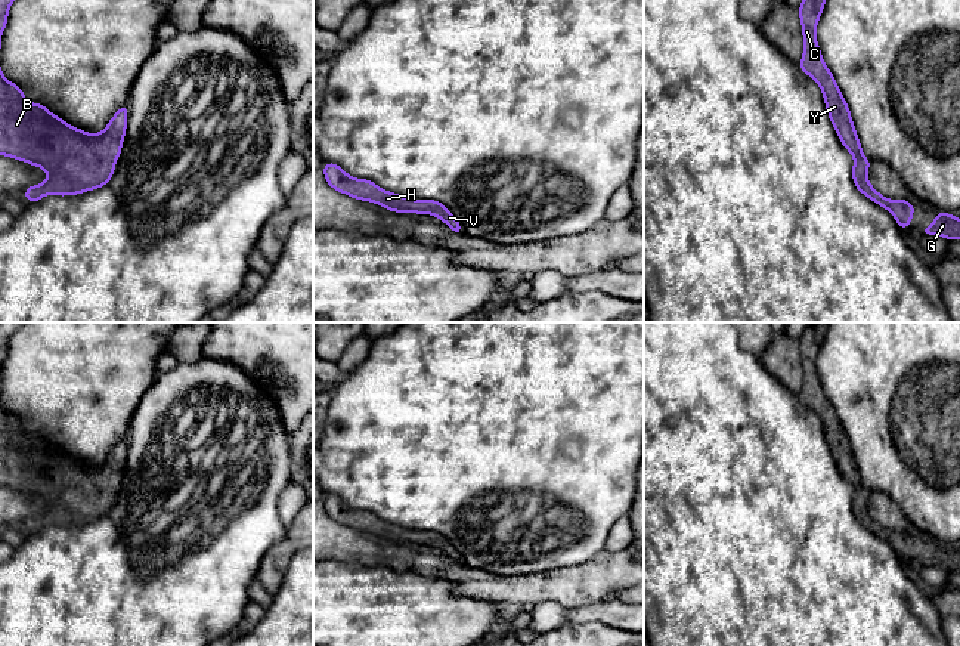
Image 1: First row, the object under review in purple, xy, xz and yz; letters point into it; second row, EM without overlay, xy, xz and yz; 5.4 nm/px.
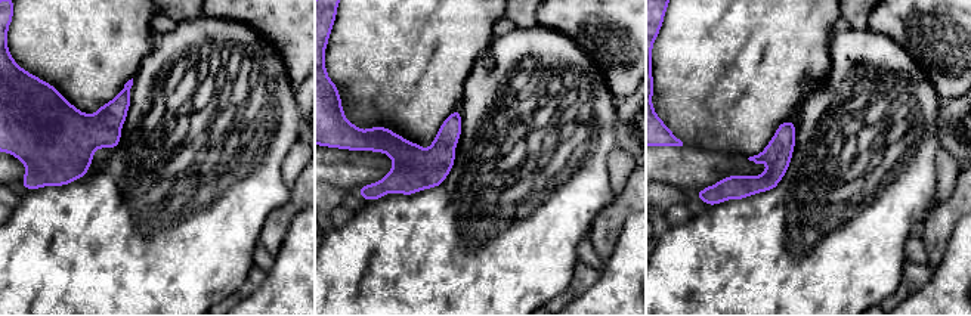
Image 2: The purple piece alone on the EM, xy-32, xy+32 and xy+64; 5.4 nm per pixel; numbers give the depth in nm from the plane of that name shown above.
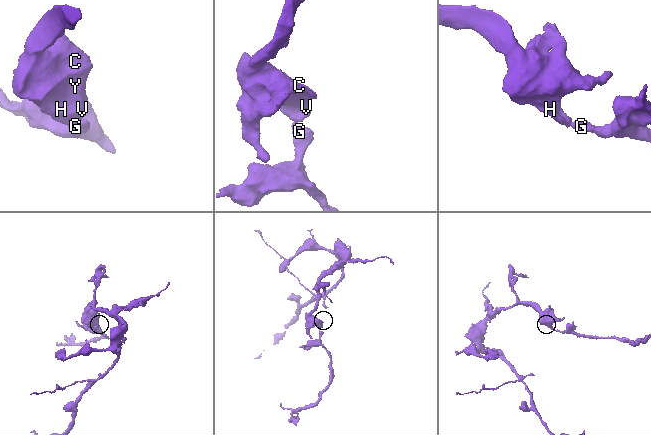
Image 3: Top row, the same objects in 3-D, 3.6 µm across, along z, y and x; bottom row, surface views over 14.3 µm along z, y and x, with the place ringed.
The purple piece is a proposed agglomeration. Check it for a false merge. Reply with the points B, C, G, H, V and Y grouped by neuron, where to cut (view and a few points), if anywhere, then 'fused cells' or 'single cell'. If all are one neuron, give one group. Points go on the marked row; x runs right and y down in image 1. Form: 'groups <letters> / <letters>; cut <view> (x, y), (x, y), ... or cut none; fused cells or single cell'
groups B C G H V Y; cut none; single cell

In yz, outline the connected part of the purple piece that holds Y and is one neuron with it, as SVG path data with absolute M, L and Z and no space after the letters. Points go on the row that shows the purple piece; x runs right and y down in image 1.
M803 0L798 7L803 35L803 55L798 65L821 89L832 126L836 130L843 148L849 151L854 158L852 182L855 188L868 200L891 211L898 226L901 229L907 229L914 216L914 204L908 200L889 200L871 186L867 177L871 161L861 149L861 142L852 123L849 106L832 71L823 59L823 53L817 41L817 25L824 6L826 0Z

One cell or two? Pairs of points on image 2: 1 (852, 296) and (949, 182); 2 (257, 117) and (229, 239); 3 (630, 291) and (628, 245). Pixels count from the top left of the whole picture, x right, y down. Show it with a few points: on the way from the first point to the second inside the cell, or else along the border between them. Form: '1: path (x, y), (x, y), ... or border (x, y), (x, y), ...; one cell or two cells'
1: border (936, 163), (937, 192), (934, 203); two cells
2: path (234, 148), (229, 152), (229, 208); one cell
3: path (630, 279), (630, 257); one cell

